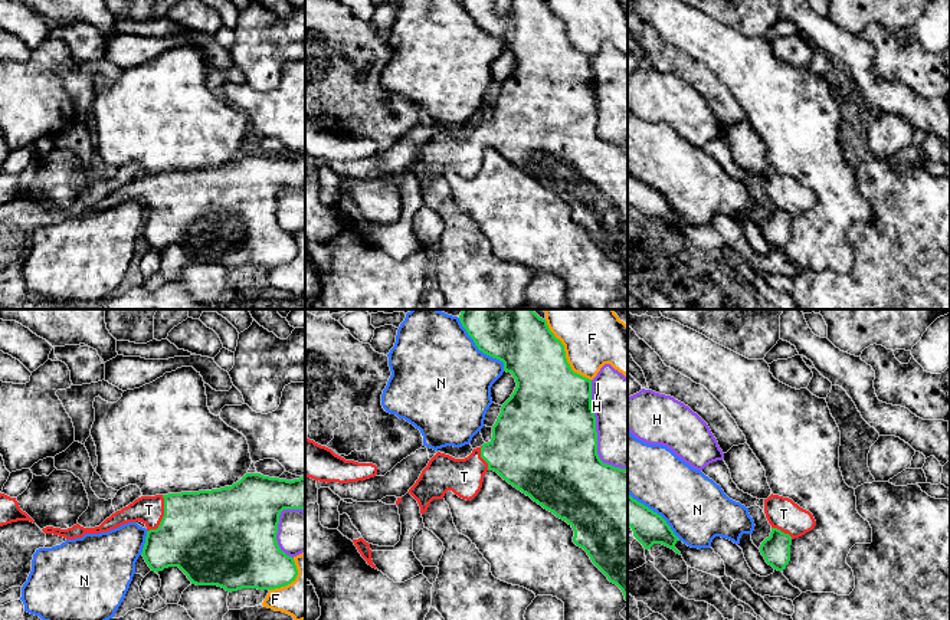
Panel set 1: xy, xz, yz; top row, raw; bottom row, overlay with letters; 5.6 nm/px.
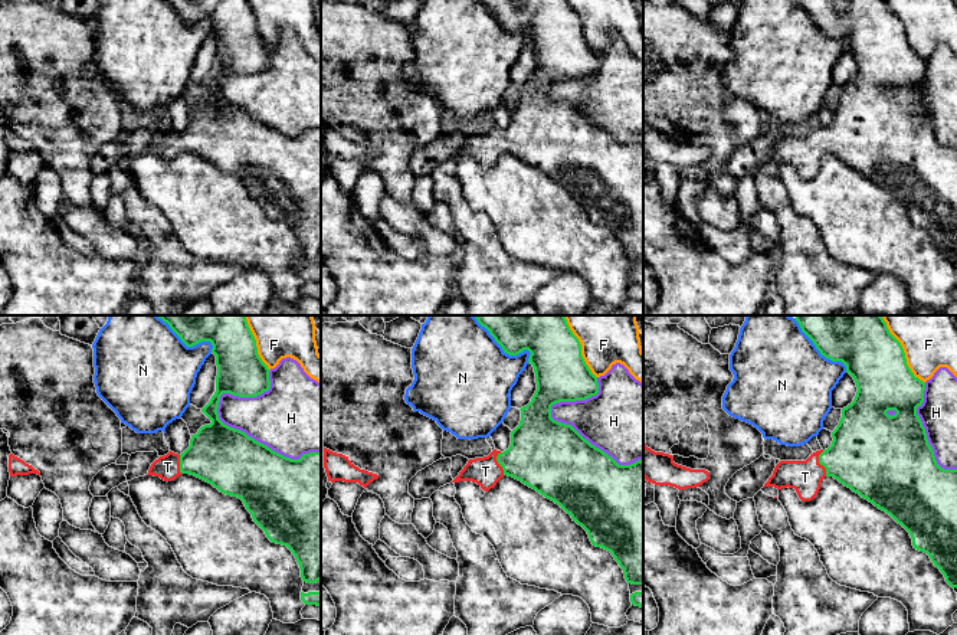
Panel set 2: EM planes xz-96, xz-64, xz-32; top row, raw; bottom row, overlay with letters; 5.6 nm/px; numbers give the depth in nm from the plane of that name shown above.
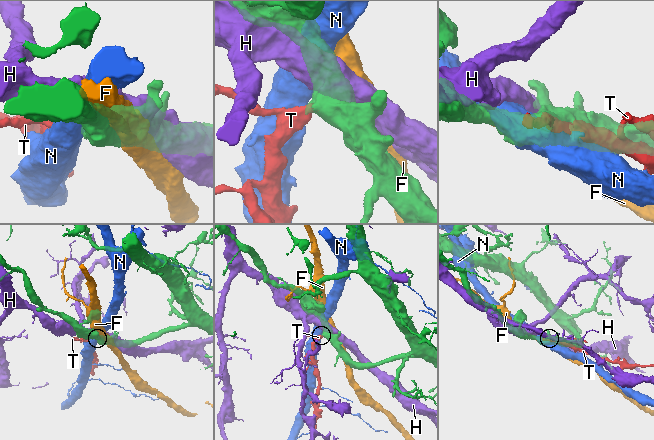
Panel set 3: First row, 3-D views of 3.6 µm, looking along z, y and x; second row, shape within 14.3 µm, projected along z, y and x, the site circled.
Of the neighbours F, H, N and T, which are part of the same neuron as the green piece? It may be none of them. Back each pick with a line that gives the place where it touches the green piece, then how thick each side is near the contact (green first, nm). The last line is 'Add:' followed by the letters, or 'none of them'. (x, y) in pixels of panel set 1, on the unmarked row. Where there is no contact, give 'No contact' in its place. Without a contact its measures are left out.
T: Touches green at xy (163, 194). Thickness 480 nm (green) against 160 nm
Add: T

